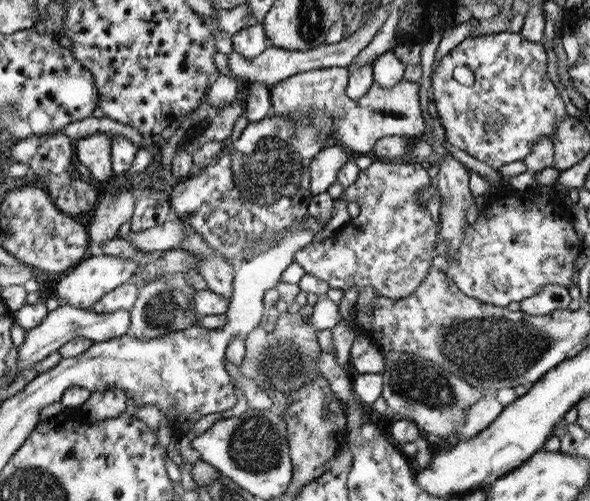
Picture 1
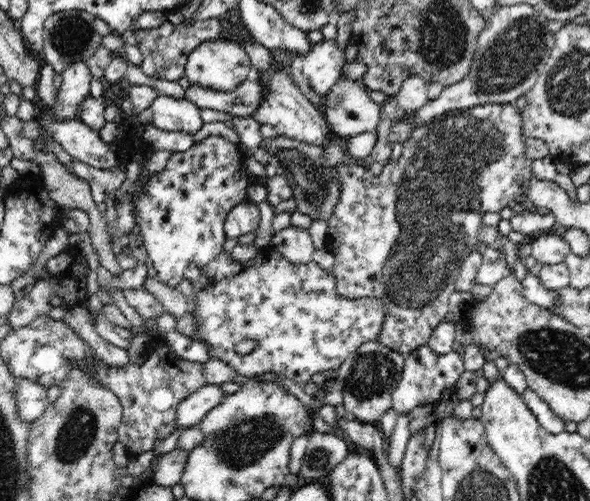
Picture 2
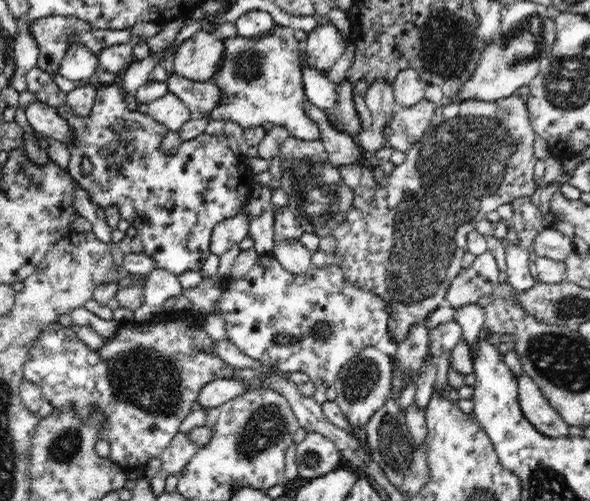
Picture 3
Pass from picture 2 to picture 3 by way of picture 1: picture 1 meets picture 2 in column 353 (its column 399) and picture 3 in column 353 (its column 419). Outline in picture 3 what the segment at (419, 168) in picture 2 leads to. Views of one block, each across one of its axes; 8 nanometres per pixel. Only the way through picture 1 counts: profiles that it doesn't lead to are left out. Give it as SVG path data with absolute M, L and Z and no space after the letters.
M508 96L508 98L502 98L502 100L494 100L494 102L486 102L486 100L462 100L462 102L452 102L448 106L442 106L442 108L436 108L436 116L432 118L432 126L426 130L426 134L418 140L418 144L414 144L414 148L410 148L410 152L406 154L406 162L400 164L400 166L394 166L394 172L390 176L386 176L382 182L374 182L374 172L368 170L368 168L360 168L360 164L350 164L350 166L340 166L340 174L342 174L342 180L346 186L352 188L356 200L354 200L354 206L348 210L348 216L344 220L344 224L340 224L336 230L334 230L334 238L338 242L338 250L342 256L344 256L344 266L340 266L344 270L344 276L350 280L350 284L358 286L358 288L364 288L366 292L374 292L378 294L386 304L392 306L394 314L398 316L394 322L392 322L392 330L390 330L390 338L394 342L400 342L404 340L408 328L412 324L422 324L428 314L430 314L430 308L434 308L432 304L436 304L436 300L432 302L432 296L436 294L444 294L444 290L448 290L450 282L454 280L452 274L458 274L458 270L462 268L462 258L464 254L468 252L468 234L472 230L476 230L476 224L480 220L486 220L486 216L490 212L496 212L500 206L504 204L510 204L512 200L516 198L524 198L524 196L532 196L538 186L534 184L534 168L536 168L536 154L534 154L534 140L536 140L536 132L530 124L530 116L528 116L528 106L526 106L526 100L522 96Z

